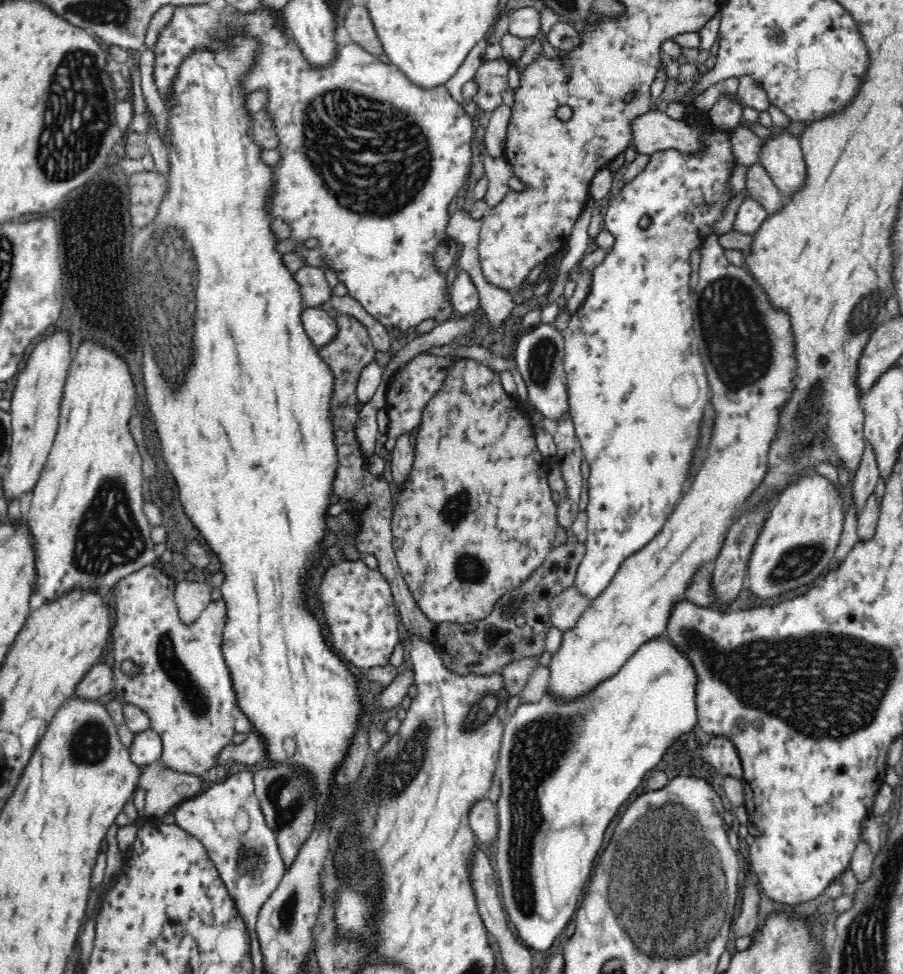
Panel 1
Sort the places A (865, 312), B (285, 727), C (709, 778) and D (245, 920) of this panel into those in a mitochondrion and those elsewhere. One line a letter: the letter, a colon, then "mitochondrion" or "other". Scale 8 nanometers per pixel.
A: mitochondrion
B: other
C: other
D: other

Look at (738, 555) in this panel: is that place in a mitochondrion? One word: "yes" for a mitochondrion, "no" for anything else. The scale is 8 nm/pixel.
no

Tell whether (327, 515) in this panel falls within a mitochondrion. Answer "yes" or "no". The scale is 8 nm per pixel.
no

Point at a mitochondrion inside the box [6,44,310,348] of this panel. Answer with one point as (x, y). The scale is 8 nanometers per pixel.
(75, 128)

